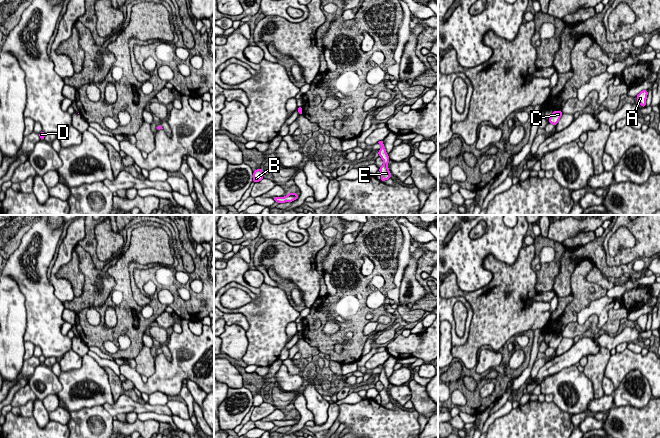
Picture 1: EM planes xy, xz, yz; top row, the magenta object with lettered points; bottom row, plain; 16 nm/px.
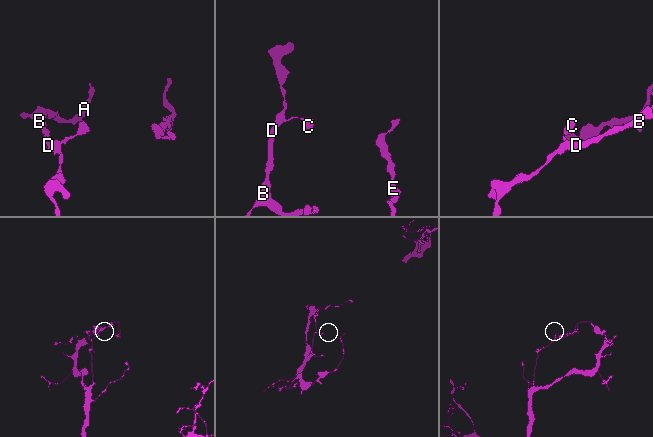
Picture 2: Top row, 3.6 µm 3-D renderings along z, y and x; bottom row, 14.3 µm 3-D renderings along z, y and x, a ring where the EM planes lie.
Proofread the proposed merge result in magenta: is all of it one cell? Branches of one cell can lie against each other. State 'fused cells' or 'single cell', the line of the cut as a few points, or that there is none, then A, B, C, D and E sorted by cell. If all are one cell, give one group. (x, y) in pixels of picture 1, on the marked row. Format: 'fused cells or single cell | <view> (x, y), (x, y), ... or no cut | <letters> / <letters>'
single cell | no cut | A B C D E

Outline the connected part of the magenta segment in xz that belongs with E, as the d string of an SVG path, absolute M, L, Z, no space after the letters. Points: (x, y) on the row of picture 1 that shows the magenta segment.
M379 141L378 143L381 145L381 149L378 151L378 154L379 157L381 157L384 162L384 164L379 168L379 172L381 173L381 181L383 182L391 178L391 173L388 169L388 162L390 159L389 156L387 155L383 141Z

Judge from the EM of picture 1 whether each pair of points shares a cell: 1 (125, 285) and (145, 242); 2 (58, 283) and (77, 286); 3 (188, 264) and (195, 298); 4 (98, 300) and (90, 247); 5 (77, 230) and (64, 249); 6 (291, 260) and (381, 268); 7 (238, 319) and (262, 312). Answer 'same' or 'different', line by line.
1: same
2: different
3: different
4: different
5: same
6: different
7: different

